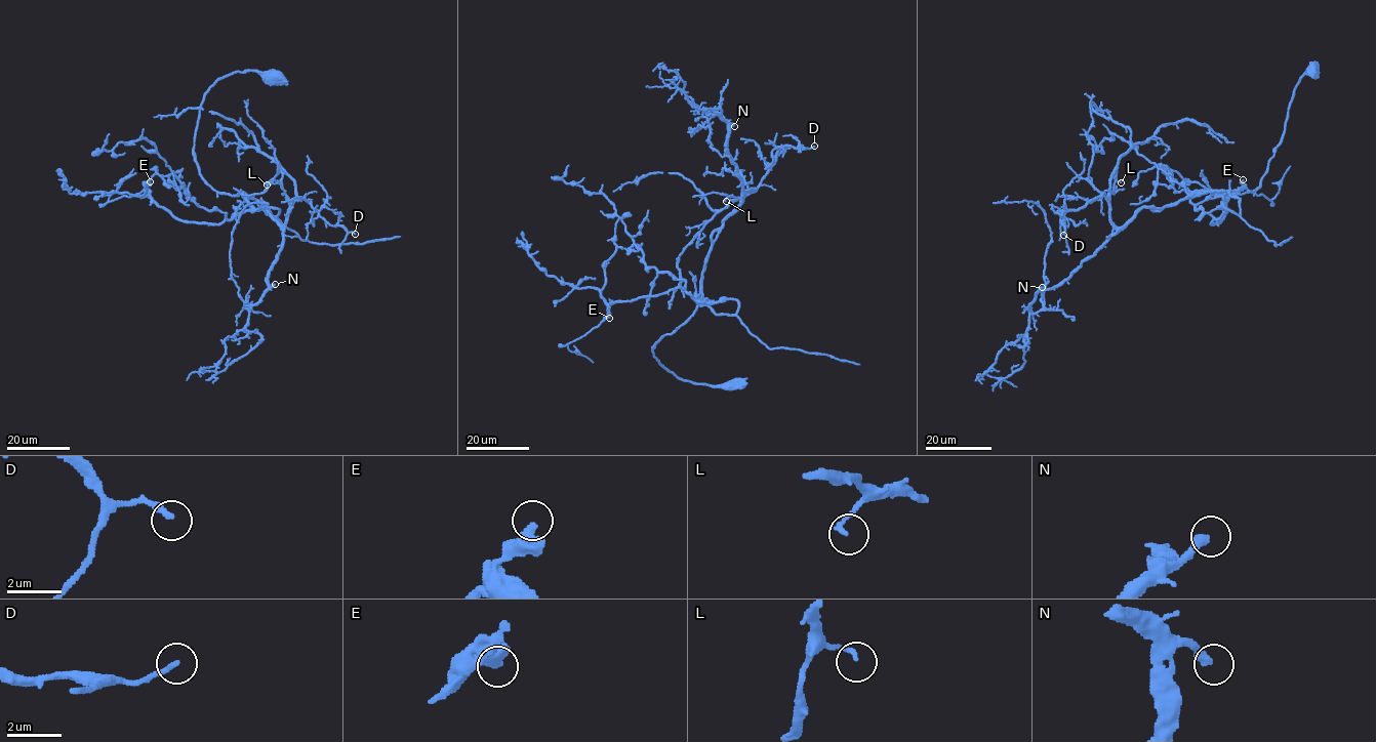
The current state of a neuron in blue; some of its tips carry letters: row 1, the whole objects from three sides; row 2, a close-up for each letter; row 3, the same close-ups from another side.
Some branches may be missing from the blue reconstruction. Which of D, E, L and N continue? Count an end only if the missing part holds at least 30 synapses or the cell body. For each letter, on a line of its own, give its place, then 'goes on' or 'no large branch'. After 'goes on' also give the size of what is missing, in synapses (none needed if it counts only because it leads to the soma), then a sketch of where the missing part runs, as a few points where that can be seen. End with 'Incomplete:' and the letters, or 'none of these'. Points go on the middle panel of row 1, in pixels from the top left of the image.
D: at (814, 146); no large branch
E: at (609, 318); no large branch
L: at (726, 201); no large branch
N: at (734, 126); goes on; about 50 synapses; missing branch runs (734, 126), (745, 133), (766, 135), (791, 123), (784, 120)
Incomplete: N

